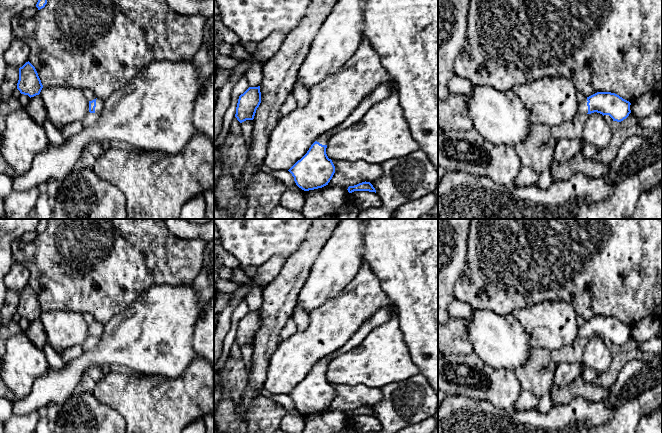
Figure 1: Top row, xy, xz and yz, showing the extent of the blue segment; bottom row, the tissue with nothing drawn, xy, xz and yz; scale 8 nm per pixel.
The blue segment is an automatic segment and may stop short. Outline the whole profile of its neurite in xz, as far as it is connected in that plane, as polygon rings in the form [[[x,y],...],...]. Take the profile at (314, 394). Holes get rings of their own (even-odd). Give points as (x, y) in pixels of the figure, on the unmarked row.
[[[332,354],[324,357],[315,365],[307,377],[288,395],[294,401],[296,409],[304,415],[322,412],[330,406],[335,390],[326,378],[327,367]]]

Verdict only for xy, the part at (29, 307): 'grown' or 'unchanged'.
unchanged

